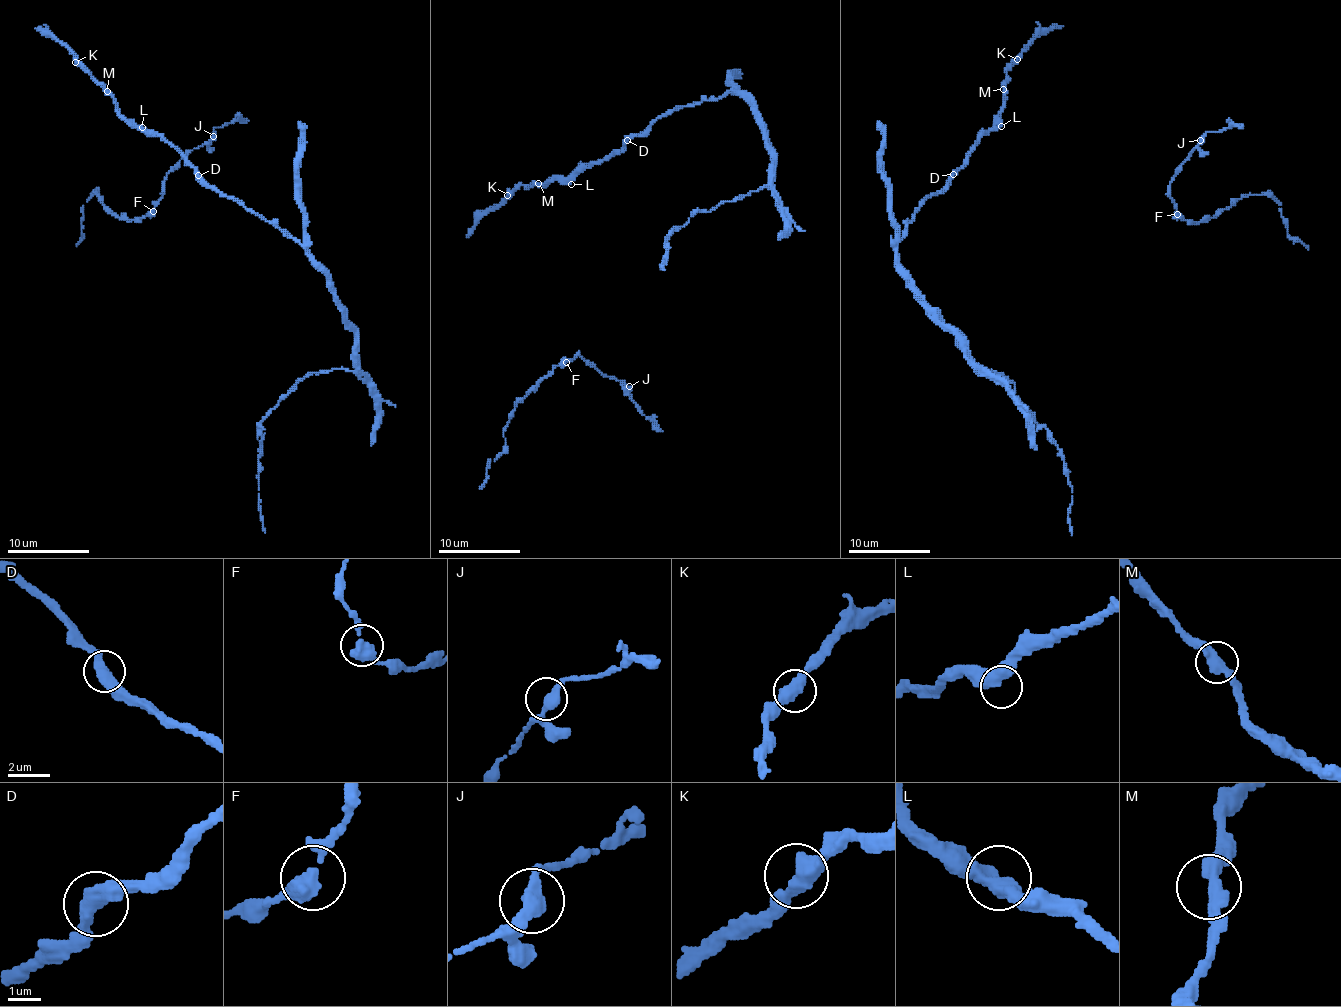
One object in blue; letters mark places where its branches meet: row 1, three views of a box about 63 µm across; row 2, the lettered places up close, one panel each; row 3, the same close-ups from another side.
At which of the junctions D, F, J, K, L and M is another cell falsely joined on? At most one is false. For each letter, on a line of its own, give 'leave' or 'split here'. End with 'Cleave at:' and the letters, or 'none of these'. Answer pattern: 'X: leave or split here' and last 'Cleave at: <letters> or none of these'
D: leave
F: leave
J: leave
K: leave
L: leave
M: leave
Cleave at: none of these

